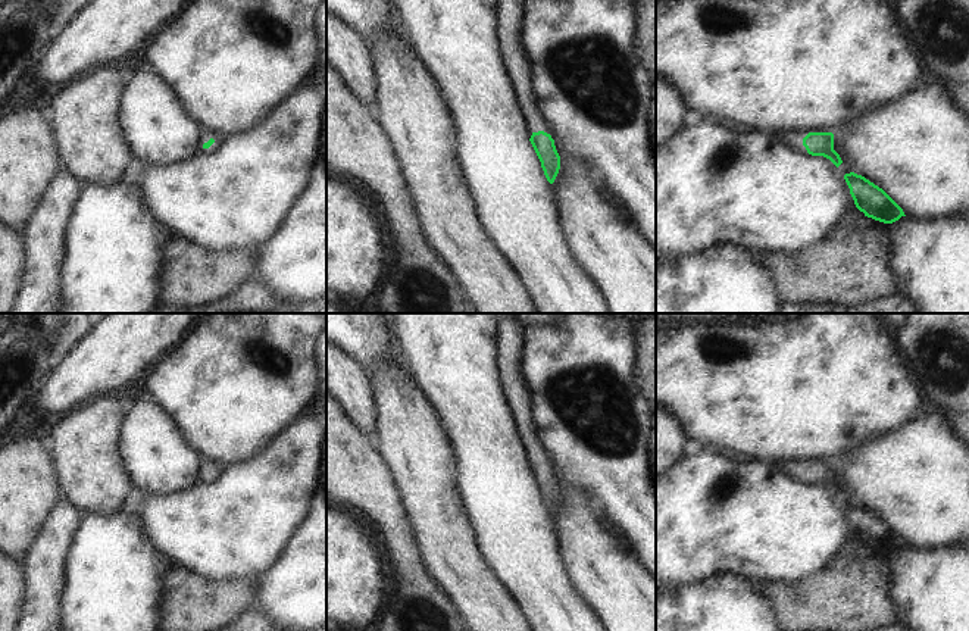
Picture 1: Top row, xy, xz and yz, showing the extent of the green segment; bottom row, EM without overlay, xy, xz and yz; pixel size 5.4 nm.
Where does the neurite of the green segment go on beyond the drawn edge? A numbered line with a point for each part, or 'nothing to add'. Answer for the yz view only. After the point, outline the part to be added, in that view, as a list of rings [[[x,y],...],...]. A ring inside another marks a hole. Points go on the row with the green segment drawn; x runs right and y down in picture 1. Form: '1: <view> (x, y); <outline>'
1: yz (790, 137); [[[784,132],[781,134],[781,137],[787,141],[787,143],[793,143],[793,144],[803,144],[803,135],[795,134],[795,132]]]

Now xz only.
1: xz (509, 12); [[[497,0],[497,40],[503,65],[512,79],[518,103],[531,132],[546,129],[531,85],[531,63],[521,44],[523,0]]]

